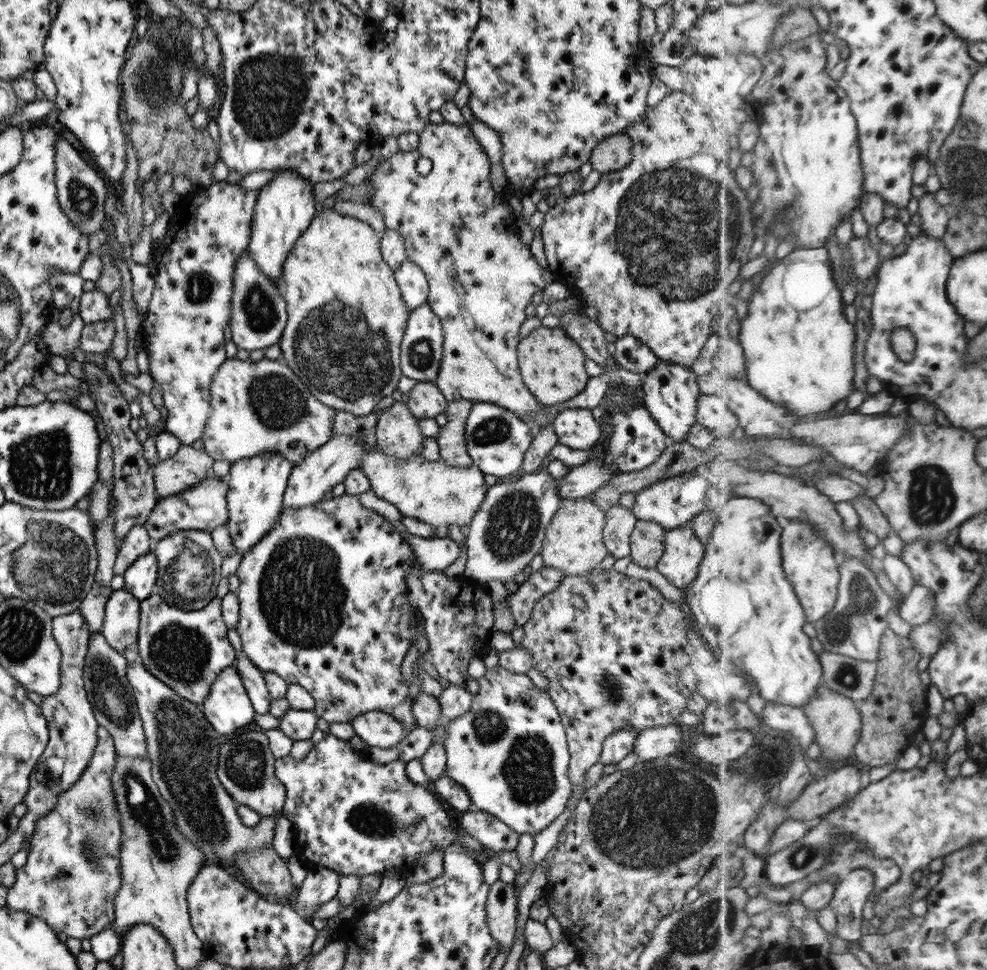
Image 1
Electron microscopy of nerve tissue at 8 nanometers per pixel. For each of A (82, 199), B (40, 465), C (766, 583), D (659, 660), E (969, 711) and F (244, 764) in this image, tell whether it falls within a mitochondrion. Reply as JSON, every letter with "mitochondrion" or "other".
{"A":"mitochondrion","B":"mitochondrion","C":"other","D":"other","E":"other","F":"mitochondrion"}

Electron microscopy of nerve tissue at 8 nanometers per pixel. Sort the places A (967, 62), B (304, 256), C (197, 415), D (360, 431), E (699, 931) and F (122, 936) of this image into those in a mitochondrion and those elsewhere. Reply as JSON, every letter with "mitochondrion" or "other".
{"A":"other","B":"other","C":"other","D":"other","E":"mitochondrion","F":"other"}

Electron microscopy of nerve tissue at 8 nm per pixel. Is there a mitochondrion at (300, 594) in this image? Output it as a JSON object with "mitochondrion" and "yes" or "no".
{"mitochondrion":"yes"}

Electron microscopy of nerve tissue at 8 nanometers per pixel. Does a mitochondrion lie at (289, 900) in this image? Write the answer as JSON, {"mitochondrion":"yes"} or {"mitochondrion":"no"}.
{"mitochondrion":"no"}

